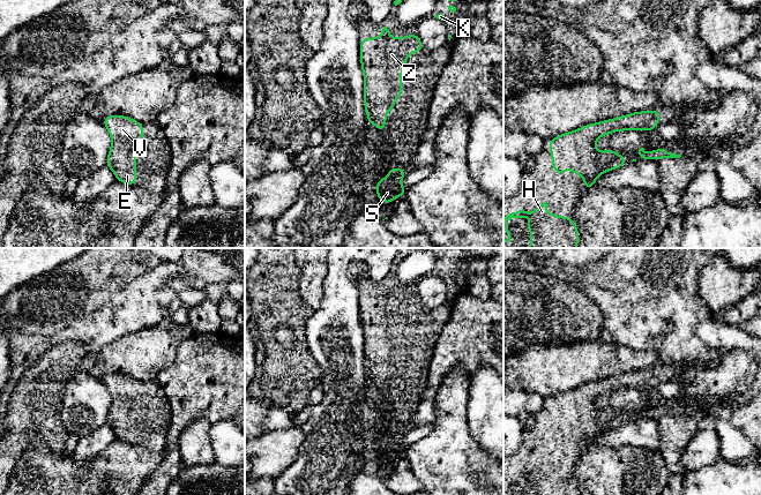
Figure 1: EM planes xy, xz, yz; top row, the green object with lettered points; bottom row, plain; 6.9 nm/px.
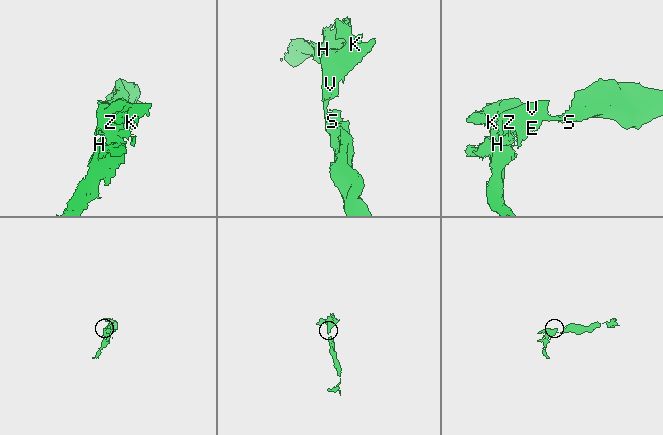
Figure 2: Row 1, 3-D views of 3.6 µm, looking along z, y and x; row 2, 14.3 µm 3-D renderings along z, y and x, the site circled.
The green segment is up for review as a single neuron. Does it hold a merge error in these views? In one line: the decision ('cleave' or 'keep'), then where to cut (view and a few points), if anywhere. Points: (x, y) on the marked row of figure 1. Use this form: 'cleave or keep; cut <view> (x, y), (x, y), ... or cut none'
keep; cut none

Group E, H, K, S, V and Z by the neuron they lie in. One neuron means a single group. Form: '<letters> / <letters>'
E H K S V Z

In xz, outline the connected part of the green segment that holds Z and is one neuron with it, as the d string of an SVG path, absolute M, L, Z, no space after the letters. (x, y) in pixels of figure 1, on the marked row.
M383 27L381 37L360 38L360 62L364 74L364 106L367 113L366 122L371 122L381 133L386 129L386 118L389 110L395 108L395 99L402 97L402 69L406 67L406 55L420 52L424 47L420 37L410 33L408 37L390 37L390 31Z

